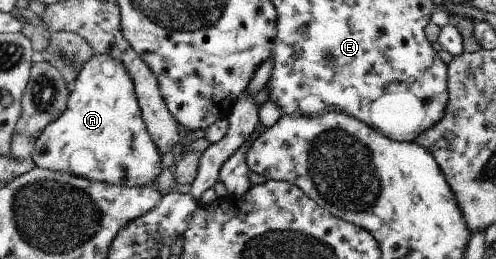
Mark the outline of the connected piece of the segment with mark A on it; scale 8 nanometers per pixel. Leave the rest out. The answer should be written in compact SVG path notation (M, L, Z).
M93 54L89 62L85 64L84 70L77 76L76 82L71 85L71 93L69 95L68 110L61 116L60 119L56 119L54 122L50 122L48 126L42 131L42 134L35 142L35 148L32 158L36 167L42 167L51 171L67 172L80 178L85 178L91 181L105 182L113 185L126 185L129 187L135 186L151 186L158 184L157 180L161 176L162 166L160 166L160 149L153 137L150 136L148 126L145 124L143 113L141 112L140 101L137 99L136 85L134 84L133 77L130 76L128 69L122 61L114 60L110 54Z

